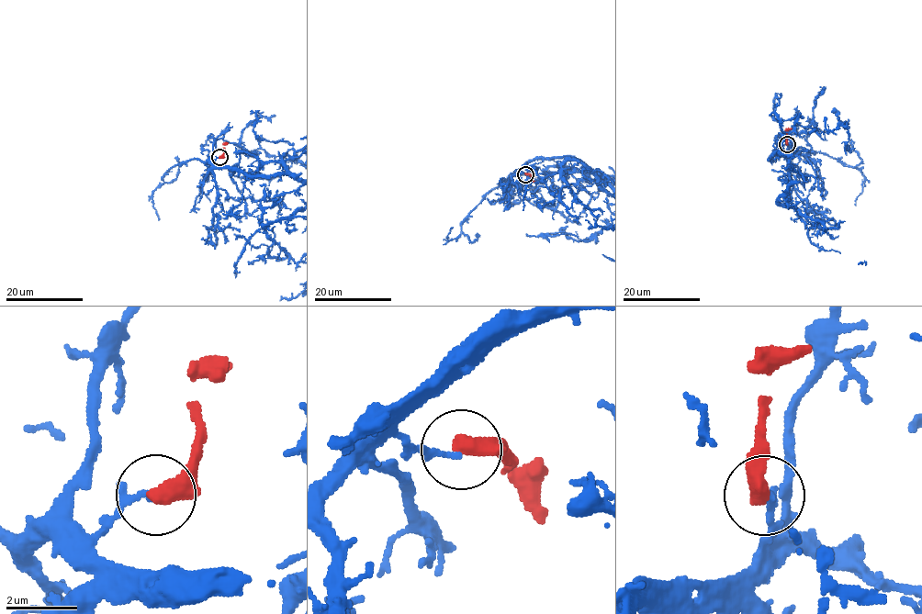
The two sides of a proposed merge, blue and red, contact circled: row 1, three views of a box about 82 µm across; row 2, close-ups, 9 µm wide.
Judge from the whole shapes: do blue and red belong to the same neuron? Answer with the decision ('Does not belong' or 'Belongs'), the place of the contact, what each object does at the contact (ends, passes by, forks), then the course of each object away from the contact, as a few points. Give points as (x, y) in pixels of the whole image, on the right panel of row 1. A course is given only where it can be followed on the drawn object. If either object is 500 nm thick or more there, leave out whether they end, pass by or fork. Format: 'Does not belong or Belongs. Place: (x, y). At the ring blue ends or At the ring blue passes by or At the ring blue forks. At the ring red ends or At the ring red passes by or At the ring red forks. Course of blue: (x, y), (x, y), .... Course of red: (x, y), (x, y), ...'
Does not belong. Place: (787, 144). Course of red: (787, 143), (786, 130), (792, 128)

